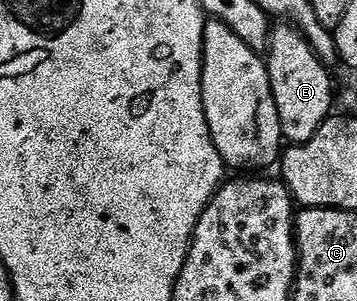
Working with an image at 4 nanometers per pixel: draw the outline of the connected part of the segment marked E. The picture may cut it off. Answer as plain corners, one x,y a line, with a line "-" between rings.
286,22
279,23
271,31
265,62
276,110
280,114
283,141
290,144
308,142
308,138
312,138
332,114
334,88
330,85
331,69
314,53
305,36

